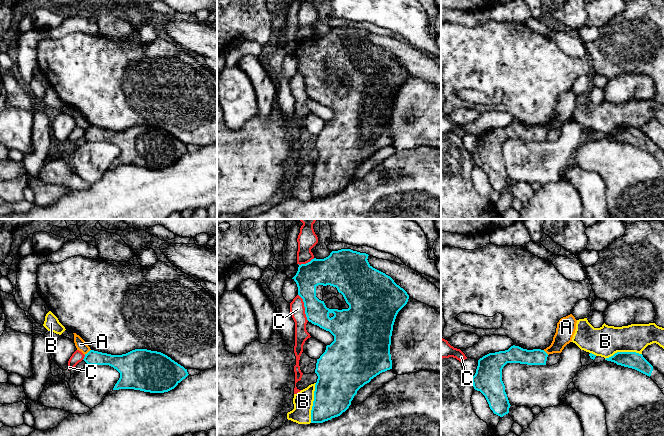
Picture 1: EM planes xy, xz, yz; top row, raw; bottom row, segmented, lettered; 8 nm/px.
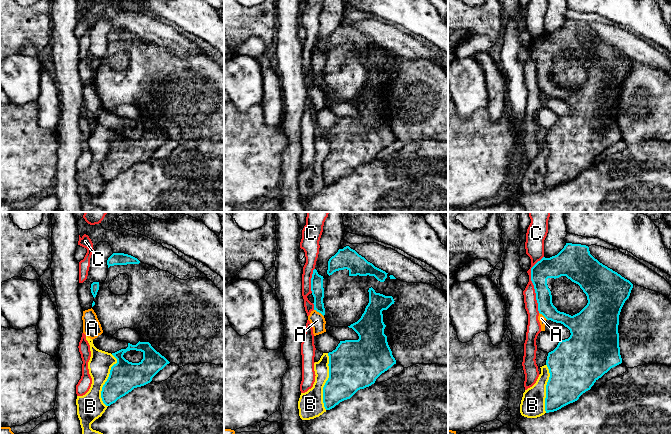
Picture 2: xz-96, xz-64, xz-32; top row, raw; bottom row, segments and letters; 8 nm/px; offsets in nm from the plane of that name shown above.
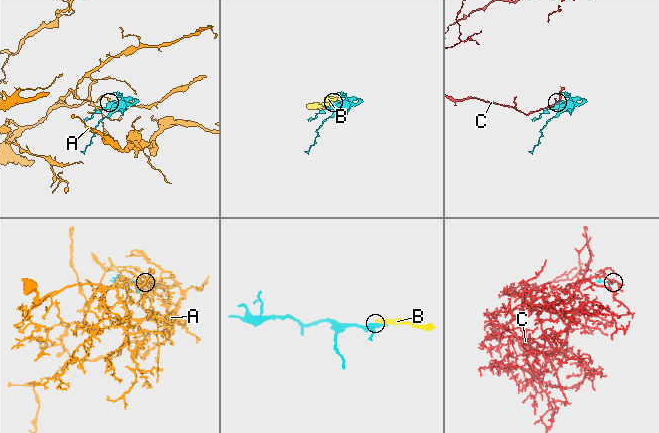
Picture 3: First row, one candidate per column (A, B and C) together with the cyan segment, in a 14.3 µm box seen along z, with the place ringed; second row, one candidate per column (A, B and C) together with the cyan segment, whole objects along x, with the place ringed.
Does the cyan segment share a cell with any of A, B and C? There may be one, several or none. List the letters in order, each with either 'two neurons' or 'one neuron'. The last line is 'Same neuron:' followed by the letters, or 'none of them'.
A: two neurons
B: two neurons
C: two neurons
Same neuron: none of them

